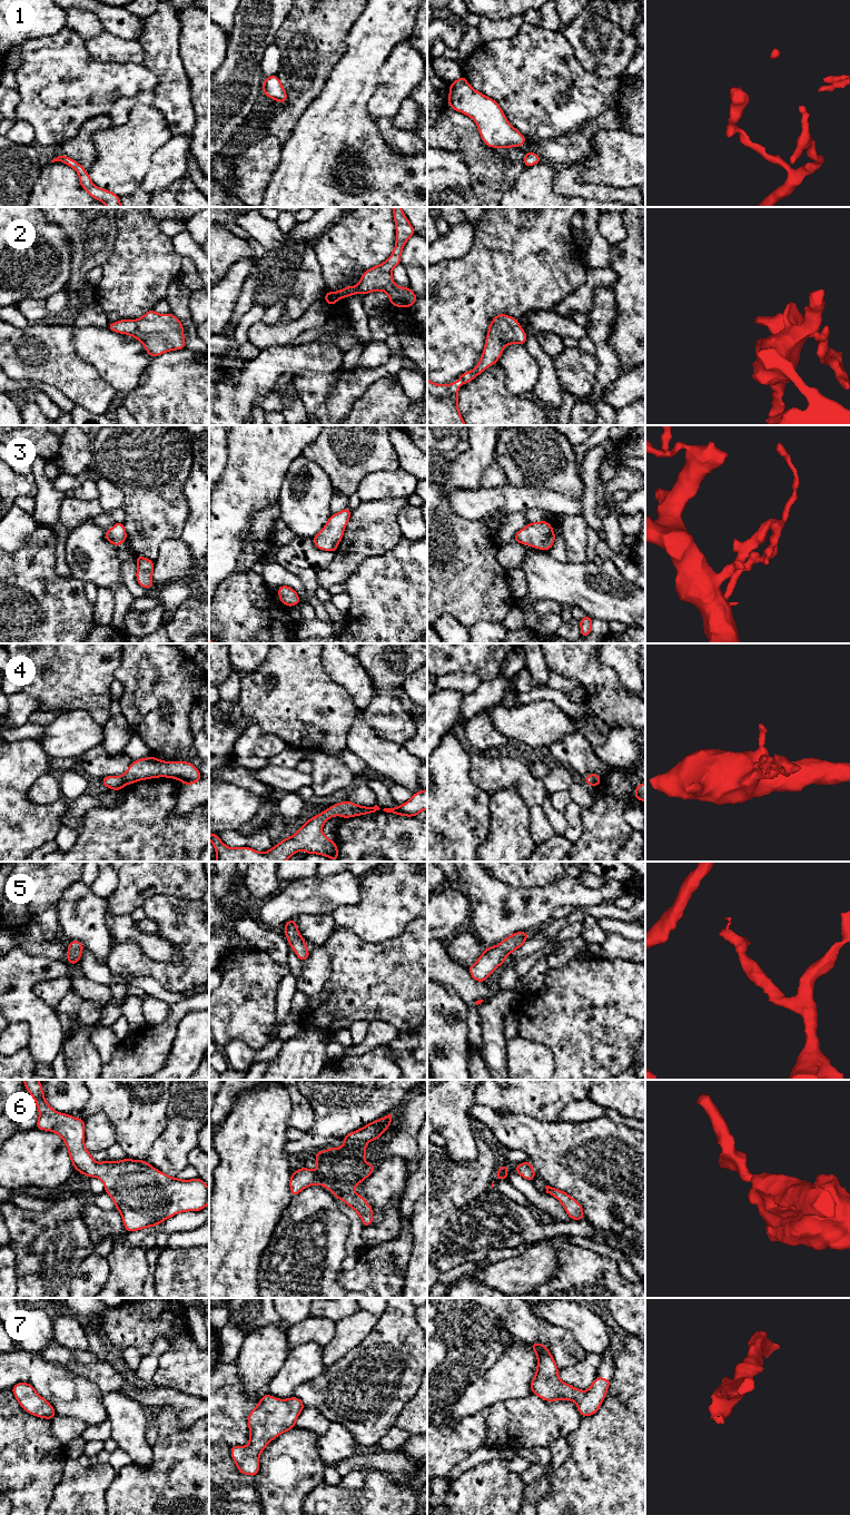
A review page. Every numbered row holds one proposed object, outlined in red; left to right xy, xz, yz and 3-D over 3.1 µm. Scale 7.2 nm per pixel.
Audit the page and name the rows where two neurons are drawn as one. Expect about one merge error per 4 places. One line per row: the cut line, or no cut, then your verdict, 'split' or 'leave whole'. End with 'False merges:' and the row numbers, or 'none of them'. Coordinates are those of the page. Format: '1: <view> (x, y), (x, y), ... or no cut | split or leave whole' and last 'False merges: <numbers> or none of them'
1: no cut | leave whole
2: no cut | leave whole
3: no cut | leave whole
4: no cut | leave whole
5: no cut | leave whole
6: no cut | leave whole
7: no cut | leave whole
False merges: none of them

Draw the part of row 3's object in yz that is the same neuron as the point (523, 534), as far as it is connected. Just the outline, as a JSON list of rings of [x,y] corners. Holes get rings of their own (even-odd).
[[[547,521],[531,522],[514,535],[514,541],[547,551],[554,544],[555,534]]]

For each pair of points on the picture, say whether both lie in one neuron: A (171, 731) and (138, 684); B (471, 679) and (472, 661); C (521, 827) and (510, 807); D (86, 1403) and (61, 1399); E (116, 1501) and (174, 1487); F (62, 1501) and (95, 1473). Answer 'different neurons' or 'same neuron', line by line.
A: same neuron
B: different neurons
C: same neuron
D: same neuron
E: same neuron
F: same neuron

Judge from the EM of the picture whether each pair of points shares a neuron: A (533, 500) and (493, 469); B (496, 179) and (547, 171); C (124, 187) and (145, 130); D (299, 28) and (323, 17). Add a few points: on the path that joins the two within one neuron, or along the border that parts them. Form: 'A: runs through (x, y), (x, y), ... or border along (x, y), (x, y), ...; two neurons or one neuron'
A: border along (506, 481), (498, 487), (481, 488); two neurons
B: border along (525, 168), (503, 195); two neurons
C: runs through (124, 173), (124, 154), (132, 145); one neuron
D: runs through (305, 28), (312, 28), (317, 22); one neuron

